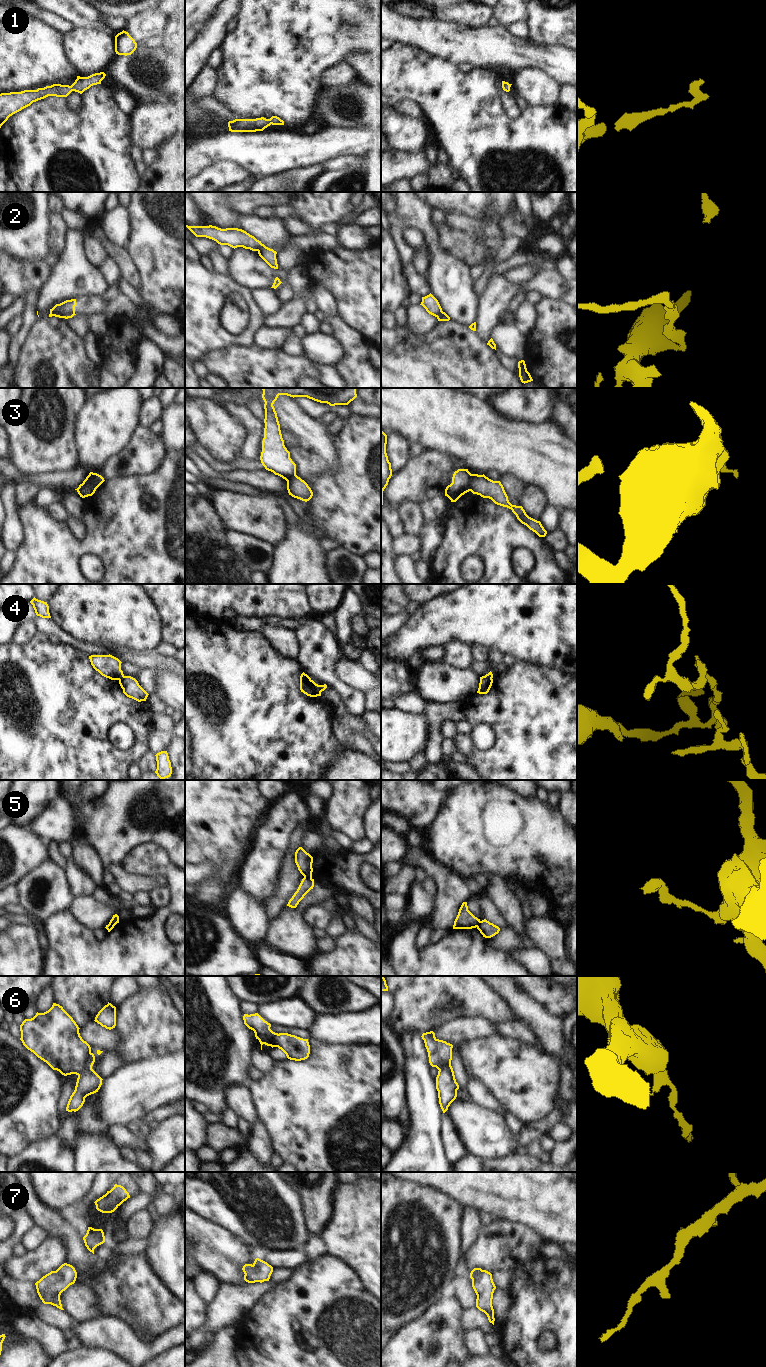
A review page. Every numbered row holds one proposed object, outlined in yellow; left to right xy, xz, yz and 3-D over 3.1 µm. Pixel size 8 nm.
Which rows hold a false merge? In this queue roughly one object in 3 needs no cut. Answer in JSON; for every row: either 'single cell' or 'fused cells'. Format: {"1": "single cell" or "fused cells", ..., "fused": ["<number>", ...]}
{"1": "single cell", "2": "fused cells", "3": "fused cells", "4": "fused cells", "5": "fused cells", "6": "fused cells", "7": "single cell", "fused": ["2", "3", "4", "5", "6"]}

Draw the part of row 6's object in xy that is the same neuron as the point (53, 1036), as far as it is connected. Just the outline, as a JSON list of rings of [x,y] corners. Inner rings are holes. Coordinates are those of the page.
[[[59,1004],[44,1013],[36,1013],[31,1019],[25,1019],[20,1025],[23,1045],[38,1058],[46,1062],[53,1070],[62,1075],[80,1074],[86,1067],[91,1053],[90,1045],[82,1039],[79,1027],[73,1018]]]

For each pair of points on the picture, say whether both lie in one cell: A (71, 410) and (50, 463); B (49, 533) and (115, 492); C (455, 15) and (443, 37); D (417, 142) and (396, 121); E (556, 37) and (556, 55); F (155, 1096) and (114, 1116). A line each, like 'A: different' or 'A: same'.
A: same
B: same
C: different
D: same
E: different
F: same

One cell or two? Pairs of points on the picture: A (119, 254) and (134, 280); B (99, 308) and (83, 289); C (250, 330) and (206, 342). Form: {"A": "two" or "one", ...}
{"A": "one", "B": "two", "C": "one"}

